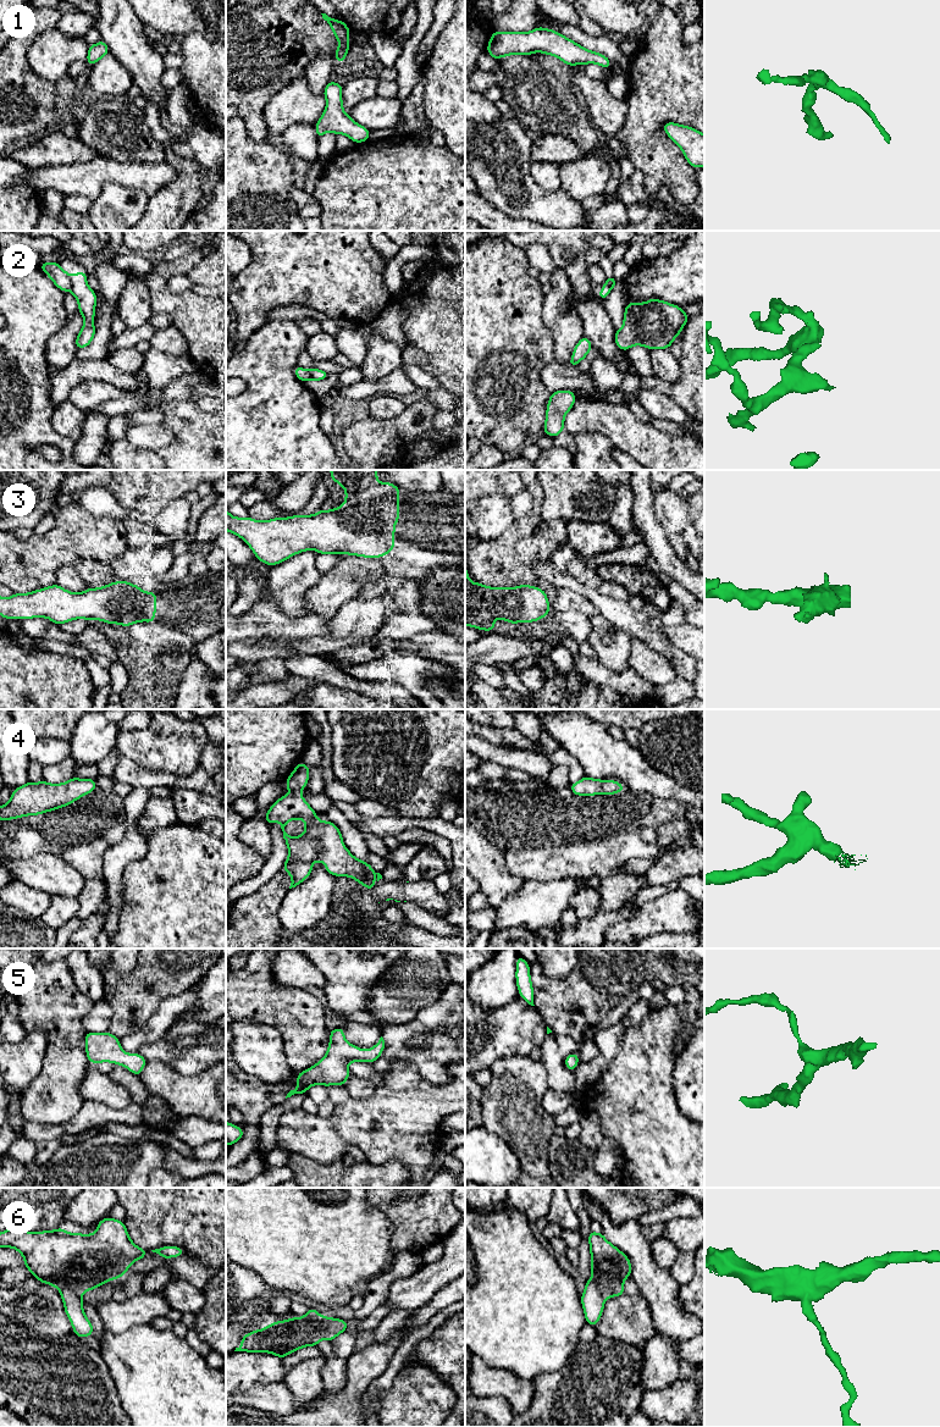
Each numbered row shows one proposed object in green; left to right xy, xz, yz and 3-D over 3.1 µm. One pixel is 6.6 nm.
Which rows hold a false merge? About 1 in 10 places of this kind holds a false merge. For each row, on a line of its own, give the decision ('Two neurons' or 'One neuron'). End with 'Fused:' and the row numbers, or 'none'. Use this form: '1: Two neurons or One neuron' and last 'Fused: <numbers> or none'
1: One neuron
2: One neuron
3: One neuron
4: One neuron
5: One neuron
6: Two neurons
Fused: 6

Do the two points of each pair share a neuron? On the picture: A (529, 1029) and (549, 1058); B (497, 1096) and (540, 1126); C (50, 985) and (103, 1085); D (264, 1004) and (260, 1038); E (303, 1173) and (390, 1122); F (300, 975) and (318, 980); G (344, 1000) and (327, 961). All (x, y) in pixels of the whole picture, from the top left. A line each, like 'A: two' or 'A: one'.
A: two
B: one
C: two
D: two
E: two
F: one
G: one

